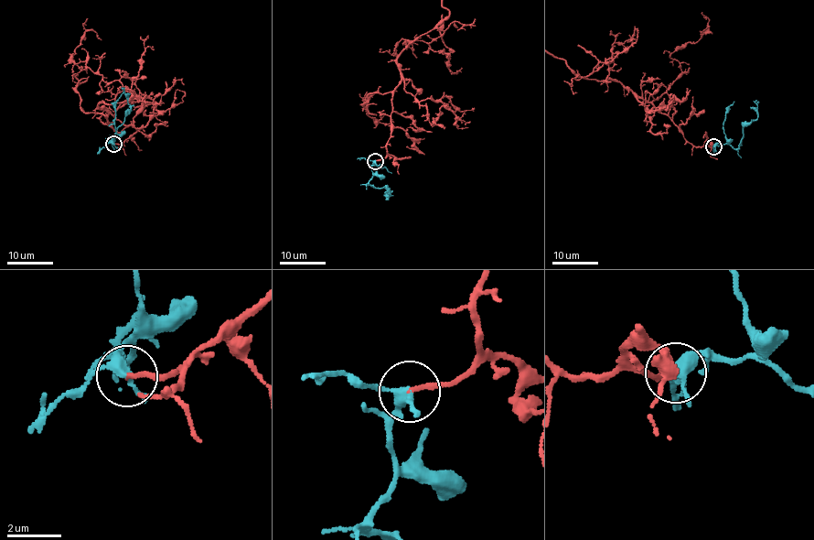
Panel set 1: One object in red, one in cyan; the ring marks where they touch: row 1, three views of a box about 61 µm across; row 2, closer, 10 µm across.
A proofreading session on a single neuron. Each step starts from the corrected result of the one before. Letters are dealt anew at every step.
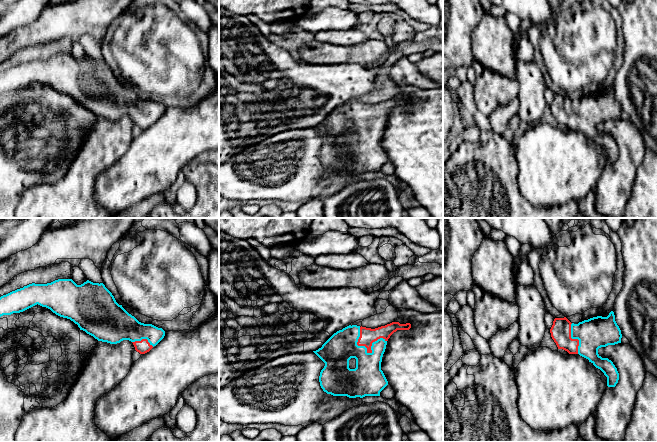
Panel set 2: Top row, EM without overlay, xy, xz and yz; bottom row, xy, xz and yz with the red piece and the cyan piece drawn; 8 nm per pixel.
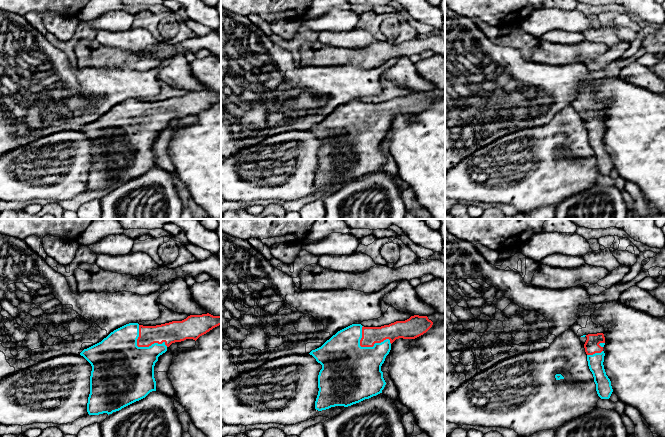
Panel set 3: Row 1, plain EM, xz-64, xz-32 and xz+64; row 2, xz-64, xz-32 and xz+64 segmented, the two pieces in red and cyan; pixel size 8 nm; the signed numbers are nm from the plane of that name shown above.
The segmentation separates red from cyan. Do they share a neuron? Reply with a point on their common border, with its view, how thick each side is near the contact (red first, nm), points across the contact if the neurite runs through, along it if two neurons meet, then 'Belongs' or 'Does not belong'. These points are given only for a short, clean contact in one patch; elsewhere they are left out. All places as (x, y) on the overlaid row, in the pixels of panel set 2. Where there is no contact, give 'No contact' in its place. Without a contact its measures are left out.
Touches red at xz (370, 349). Thickness 130 nm (red) against 280 nm. Path across: xz (367, 335), (370, 349), (367, 379). Belongs

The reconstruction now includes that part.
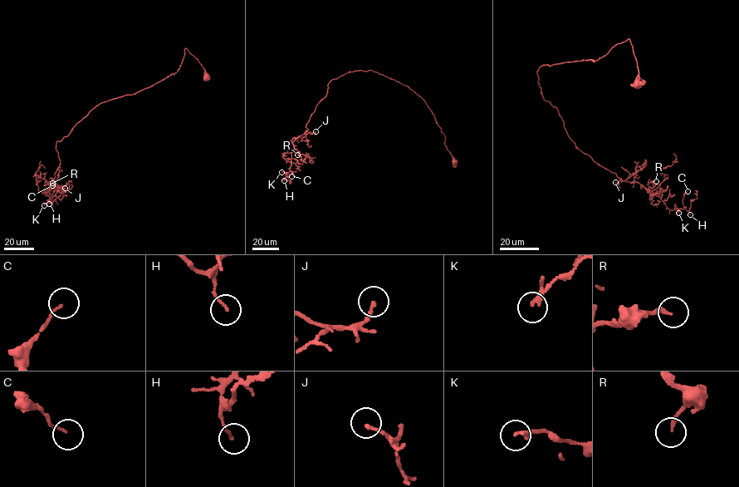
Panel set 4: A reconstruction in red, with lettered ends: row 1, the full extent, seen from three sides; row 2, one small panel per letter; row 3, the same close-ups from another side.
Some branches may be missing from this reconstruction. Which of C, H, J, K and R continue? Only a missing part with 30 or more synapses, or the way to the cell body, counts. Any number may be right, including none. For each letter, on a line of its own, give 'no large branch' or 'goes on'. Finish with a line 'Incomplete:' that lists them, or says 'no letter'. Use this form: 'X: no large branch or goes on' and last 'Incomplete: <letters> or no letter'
C: no large branch
H: no large branch
J: goes on
K: no large branch
R: goes on
Incomplete: J, R

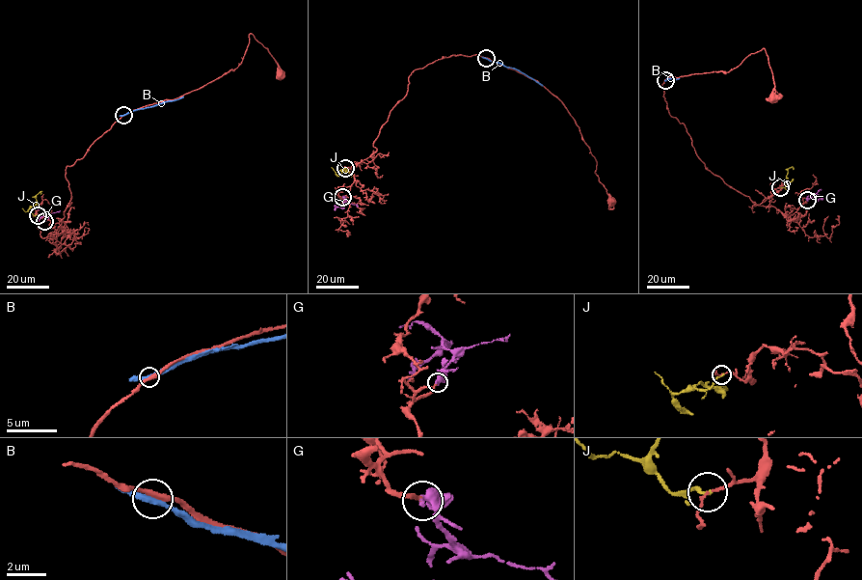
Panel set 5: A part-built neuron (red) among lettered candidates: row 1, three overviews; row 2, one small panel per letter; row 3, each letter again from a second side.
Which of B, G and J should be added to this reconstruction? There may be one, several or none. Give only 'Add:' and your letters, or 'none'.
Add: G, J

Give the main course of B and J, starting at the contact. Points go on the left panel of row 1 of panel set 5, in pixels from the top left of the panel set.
B: (123, 115), (183, 96)
J: (38, 215), (31, 213), (36, 196), (40, 194)

